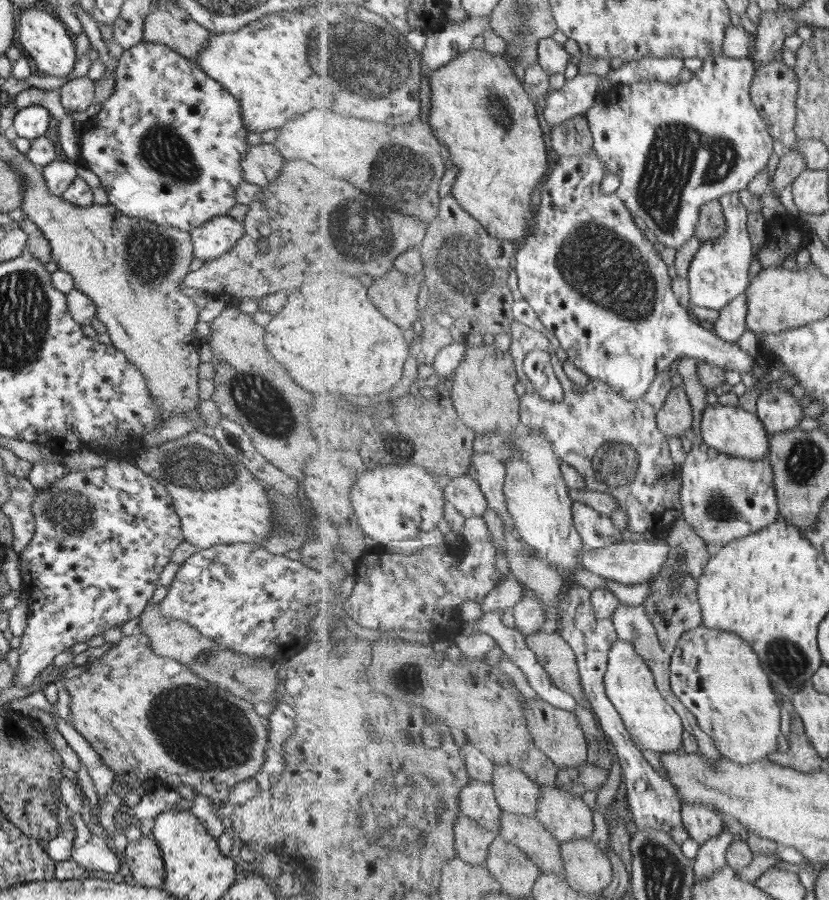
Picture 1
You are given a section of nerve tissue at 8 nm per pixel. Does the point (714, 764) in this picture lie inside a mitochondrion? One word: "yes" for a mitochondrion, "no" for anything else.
no

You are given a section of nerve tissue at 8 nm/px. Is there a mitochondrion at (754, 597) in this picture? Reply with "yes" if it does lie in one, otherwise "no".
no

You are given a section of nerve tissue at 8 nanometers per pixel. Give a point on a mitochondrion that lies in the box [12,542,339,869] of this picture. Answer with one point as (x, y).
(202, 729)

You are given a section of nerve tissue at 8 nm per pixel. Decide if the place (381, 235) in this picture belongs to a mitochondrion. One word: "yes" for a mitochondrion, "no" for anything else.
yes

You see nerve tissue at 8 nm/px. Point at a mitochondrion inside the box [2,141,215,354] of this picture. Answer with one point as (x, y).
(150, 256)

